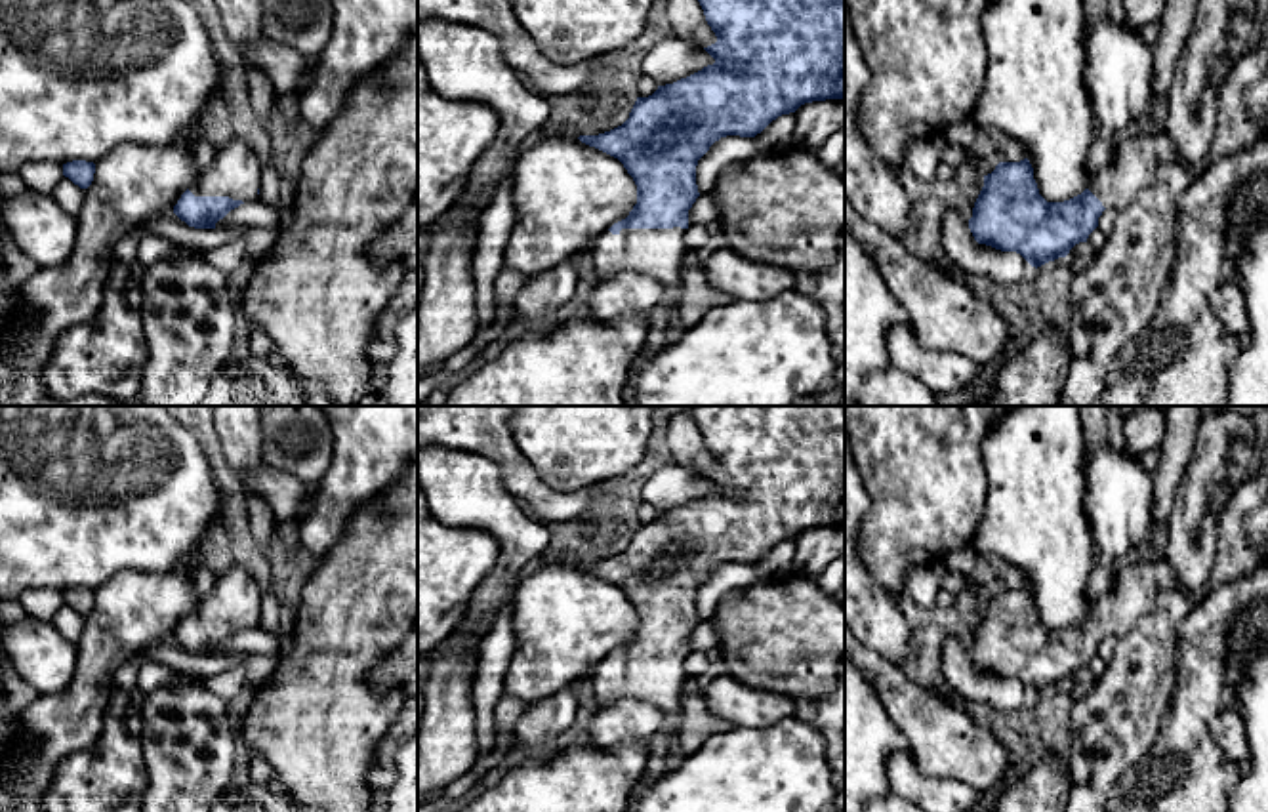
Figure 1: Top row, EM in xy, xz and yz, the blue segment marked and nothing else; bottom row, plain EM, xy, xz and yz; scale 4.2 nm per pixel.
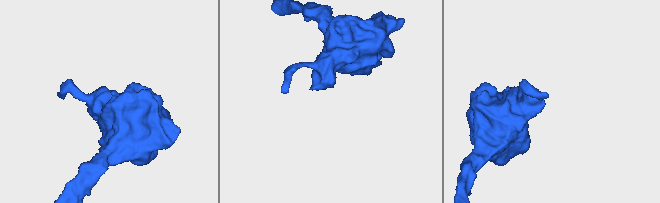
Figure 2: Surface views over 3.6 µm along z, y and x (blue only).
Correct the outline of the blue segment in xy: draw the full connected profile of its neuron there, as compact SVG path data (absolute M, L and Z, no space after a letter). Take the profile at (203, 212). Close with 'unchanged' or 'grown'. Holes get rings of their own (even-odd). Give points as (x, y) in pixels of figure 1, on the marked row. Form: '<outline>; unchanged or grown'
M238 137L219 147L214 164L200 170L196 183L189 187L174 213L194 229L215 229L231 210L257 198L261 164L256 152Z; grown

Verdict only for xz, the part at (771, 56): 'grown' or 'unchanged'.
grown

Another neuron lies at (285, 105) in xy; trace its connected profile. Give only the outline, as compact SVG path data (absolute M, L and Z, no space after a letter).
M276 91L271 109L273 120L282 118L286 124L294 124L301 114L297 105L297 93Z

